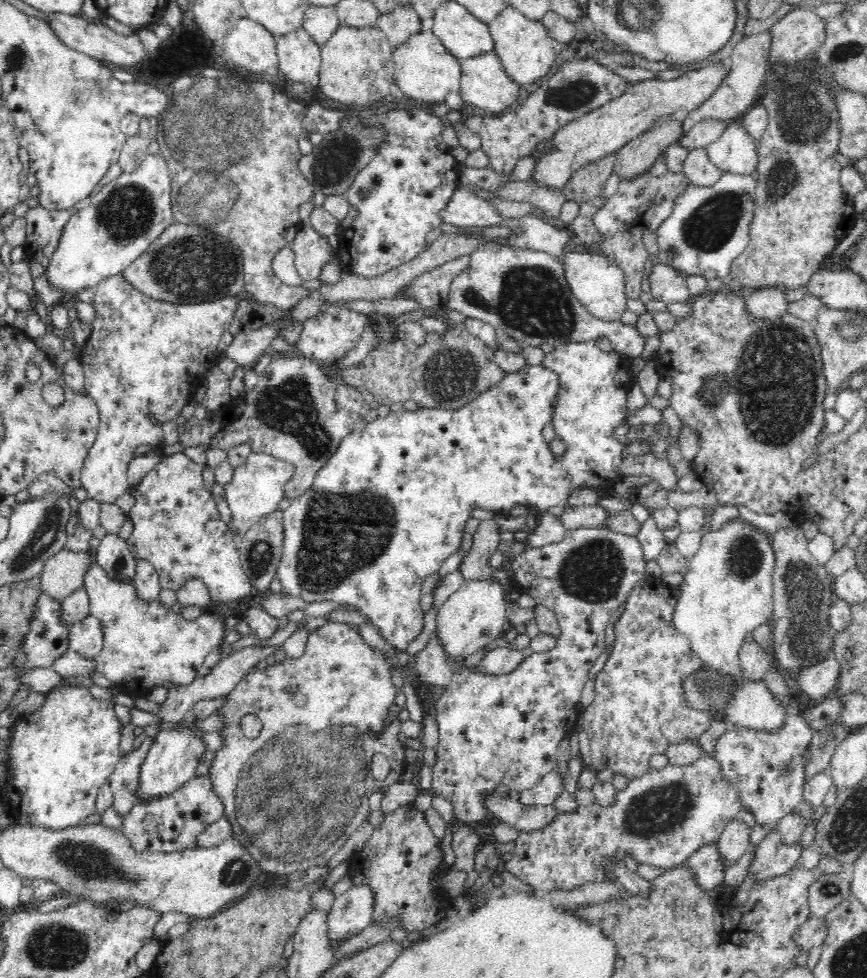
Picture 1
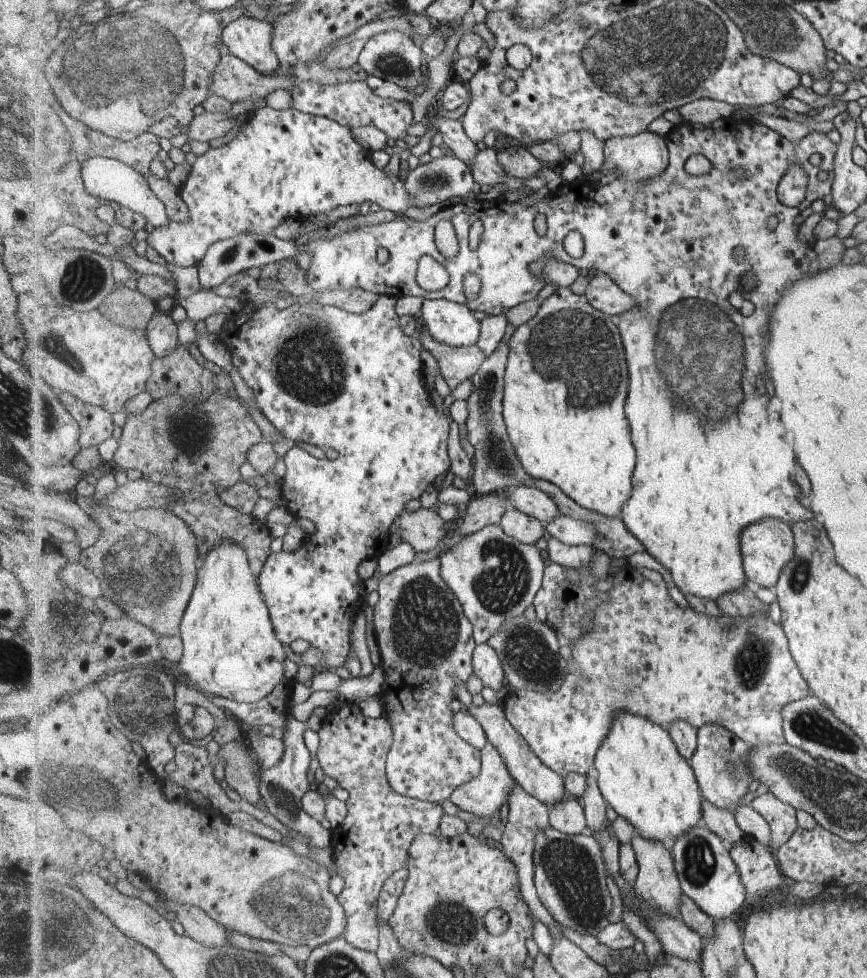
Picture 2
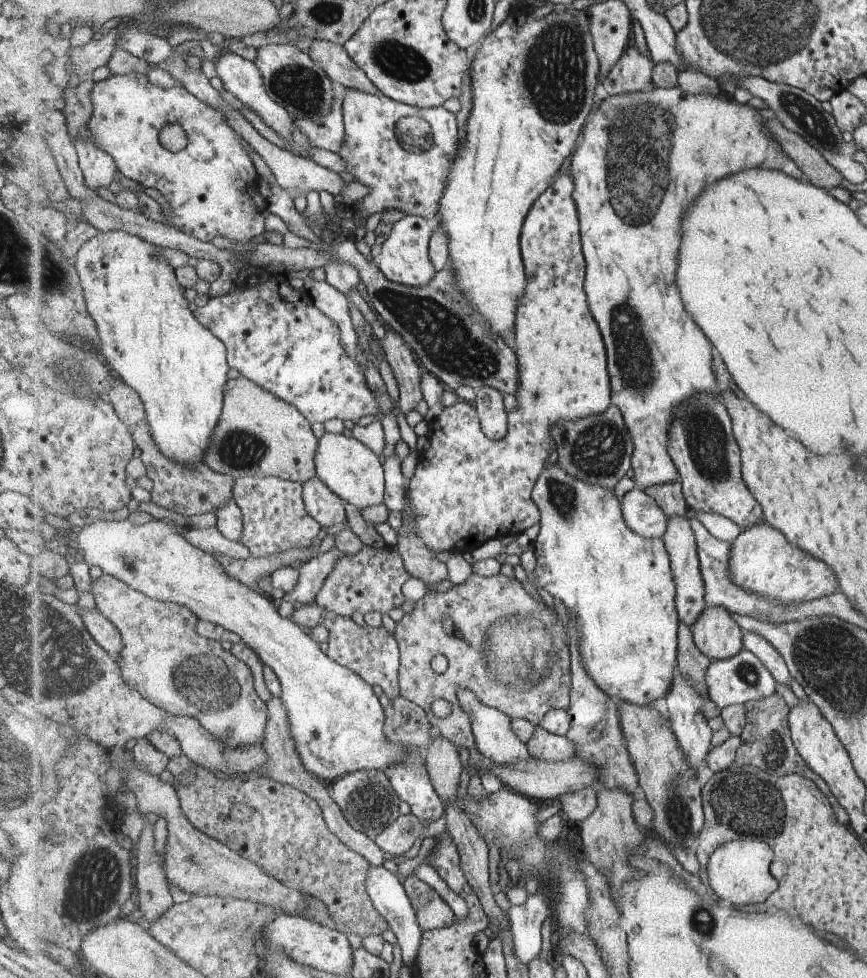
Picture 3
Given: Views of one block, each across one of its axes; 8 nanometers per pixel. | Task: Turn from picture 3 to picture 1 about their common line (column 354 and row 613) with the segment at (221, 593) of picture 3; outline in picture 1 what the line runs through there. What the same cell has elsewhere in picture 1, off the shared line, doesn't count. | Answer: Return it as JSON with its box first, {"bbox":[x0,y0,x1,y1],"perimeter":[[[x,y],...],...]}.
{"bbox":[672,518,793,731],"perimeter":[[[742,518],[731,519],[722,524],[718,530],[706,532],[700,539],[696,554],[687,559],[684,582],[682,581],[680,588],[674,591],[676,603],[672,612],[672,625],[685,637],[692,652],[712,669],[738,679],[739,690],[734,702],[731,702],[724,711],[725,721],[734,725],[754,727],[754,729],[768,729],[768,731],[777,729],[783,723],[784,715],[793,709],[780,707],[763,681],[754,683],[747,680],[740,673],[738,658],[742,640],[746,635],[754,633],[754,630],[769,623],[773,616],[774,570],[775,553],[772,548],[772,537]]]}

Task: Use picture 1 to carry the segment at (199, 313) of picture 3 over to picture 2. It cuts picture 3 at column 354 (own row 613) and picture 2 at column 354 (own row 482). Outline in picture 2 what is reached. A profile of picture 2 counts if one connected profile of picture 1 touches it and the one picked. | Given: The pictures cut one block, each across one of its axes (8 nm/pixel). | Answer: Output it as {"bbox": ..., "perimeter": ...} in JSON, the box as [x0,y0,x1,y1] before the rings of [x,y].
{"bbox":[219,295,452,669],"perimeter":[[[380,295],[378,301],[369,308],[367,312],[357,314],[346,312],[333,305],[321,305],[313,300],[305,301],[302,299],[289,302],[288,306],[279,310],[274,302],[263,302],[245,304],[245,308],[235,316],[229,318],[229,322],[223,327],[219,340],[227,347],[234,366],[236,366],[242,380],[252,390],[256,407],[269,420],[274,428],[283,437],[321,448],[327,446],[338,453],[334,460],[317,459],[308,454],[303,449],[292,446],[282,456],[285,462],[285,476],[281,479],[281,494],[287,502],[287,510],[295,518],[308,518],[315,524],[315,532],[309,536],[309,540],[301,545],[294,552],[279,551],[271,553],[265,566],[258,578],[263,596],[270,608],[271,620],[274,624],[276,635],[283,644],[293,644],[295,640],[302,638],[311,646],[322,651],[325,664],[323,669],[335,668],[347,662],[350,650],[353,646],[351,640],[352,620],[366,604],[367,588],[363,585],[363,580],[359,576],[359,566],[367,558],[379,558],[387,546],[391,544],[389,540],[389,530],[395,525],[398,516],[406,509],[407,504],[415,502],[415,498],[421,498],[427,488],[435,484],[435,480],[443,474],[451,471],[452,462],[449,457],[449,426],[451,417],[445,416],[436,407],[433,408],[432,398],[429,398],[428,386],[425,386],[423,375],[423,360],[421,360],[421,339],[418,336],[410,337],[402,329],[400,316],[395,312],[397,298],[389,295]]]}

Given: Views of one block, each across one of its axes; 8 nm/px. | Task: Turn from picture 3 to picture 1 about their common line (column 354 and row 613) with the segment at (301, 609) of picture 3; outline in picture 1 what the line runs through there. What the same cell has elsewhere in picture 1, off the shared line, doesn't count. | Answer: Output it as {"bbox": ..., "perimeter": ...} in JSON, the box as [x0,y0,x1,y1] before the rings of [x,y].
{"bbox":[579,572,716,779],"perimeter":[[[655,572],[636,586],[628,598],[620,620],[614,624],[615,641],[604,667],[596,674],[596,698],[583,711],[584,722],[579,728],[580,760],[598,772],[608,768],[631,779],[644,774],[653,754],[664,754],[666,747],[682,741],[695,741],[697,736],[714,720],[716,712],[701,712],[686,706],[682,699],[679,680],[698,668],[702,661],[694,654],[689,643],[672,625],[674,591],[664,584]]]}

